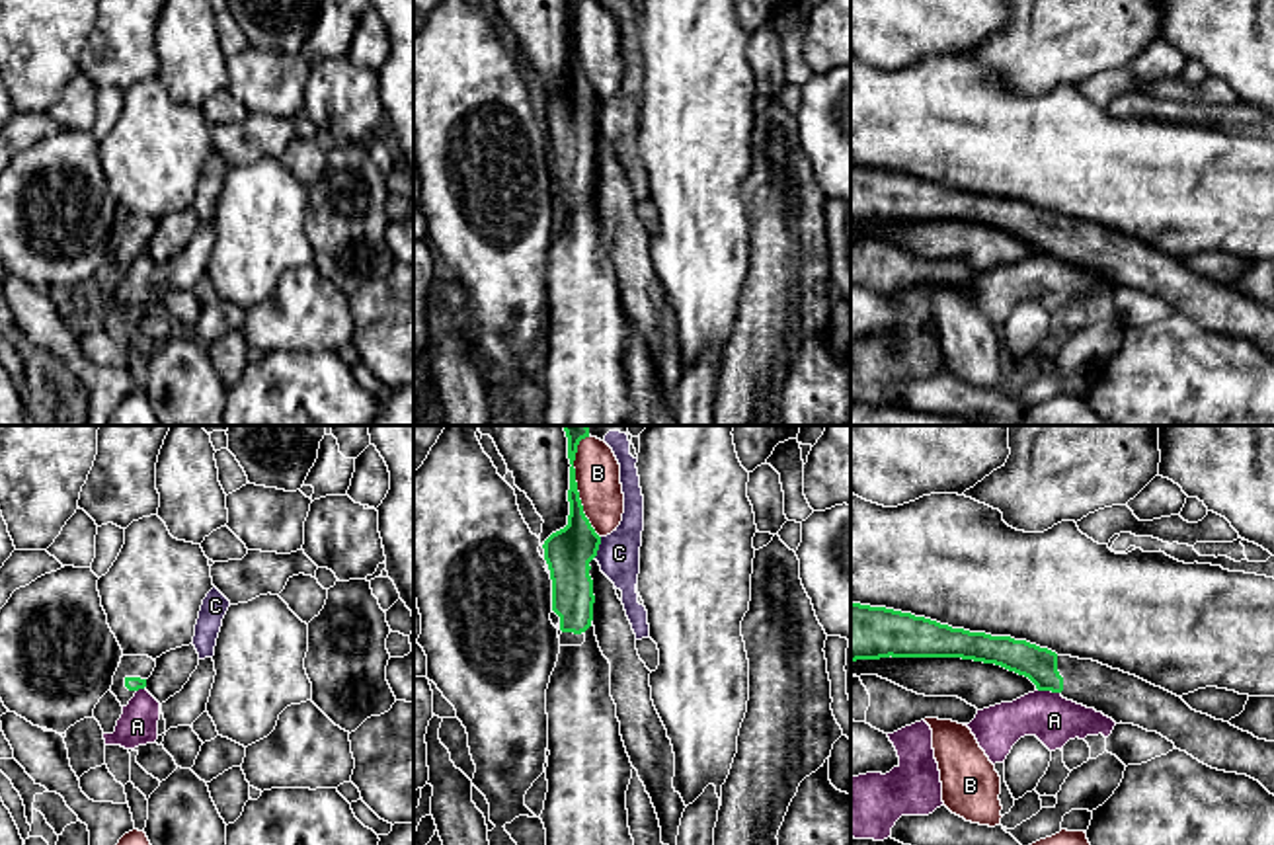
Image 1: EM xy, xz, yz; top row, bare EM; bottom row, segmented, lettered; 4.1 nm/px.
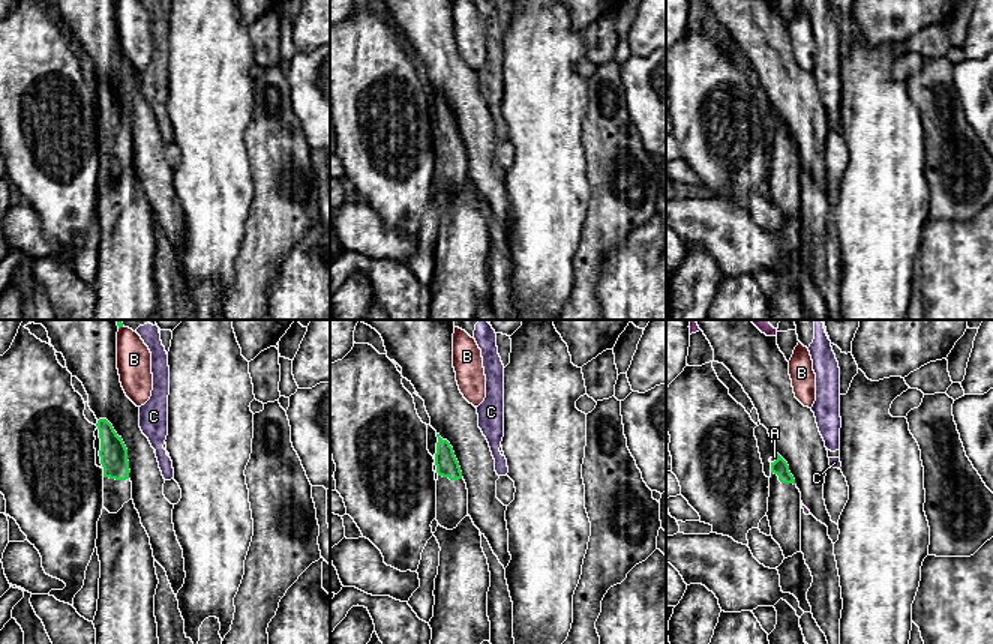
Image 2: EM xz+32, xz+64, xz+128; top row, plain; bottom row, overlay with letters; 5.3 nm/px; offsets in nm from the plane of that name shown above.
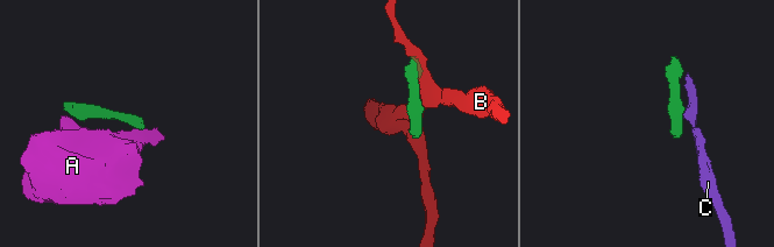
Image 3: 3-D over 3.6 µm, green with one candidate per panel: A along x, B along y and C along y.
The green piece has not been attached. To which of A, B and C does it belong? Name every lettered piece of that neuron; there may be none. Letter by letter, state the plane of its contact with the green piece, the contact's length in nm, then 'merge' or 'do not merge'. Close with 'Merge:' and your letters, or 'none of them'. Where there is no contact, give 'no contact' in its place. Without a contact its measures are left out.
A: yz | 100 nm | do not merge
B: xz | 420 nm | do not merge
C: xz | 90 nm | do not merge
Merge: none of them

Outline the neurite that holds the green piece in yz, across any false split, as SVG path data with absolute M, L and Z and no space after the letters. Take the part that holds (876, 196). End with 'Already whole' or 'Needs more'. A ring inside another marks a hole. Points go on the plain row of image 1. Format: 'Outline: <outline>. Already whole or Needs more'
Outline: M851 166L851 226L856 222L880 222L890 219L962 221L1001 228L1028 240L1038 254L1059 256L1067 263L1102 275L1116 287L1134 287L1147 295L1157 295L1173 304L1176 312L1186 314L1200 326L1217 334L1247 338L1274 357L1274 304L1258 302L1229 285L1196 275L1180 260L1135 238L1093 222L1057 219L1055 215L1026 203L970 195L911 176Z. Needs more

